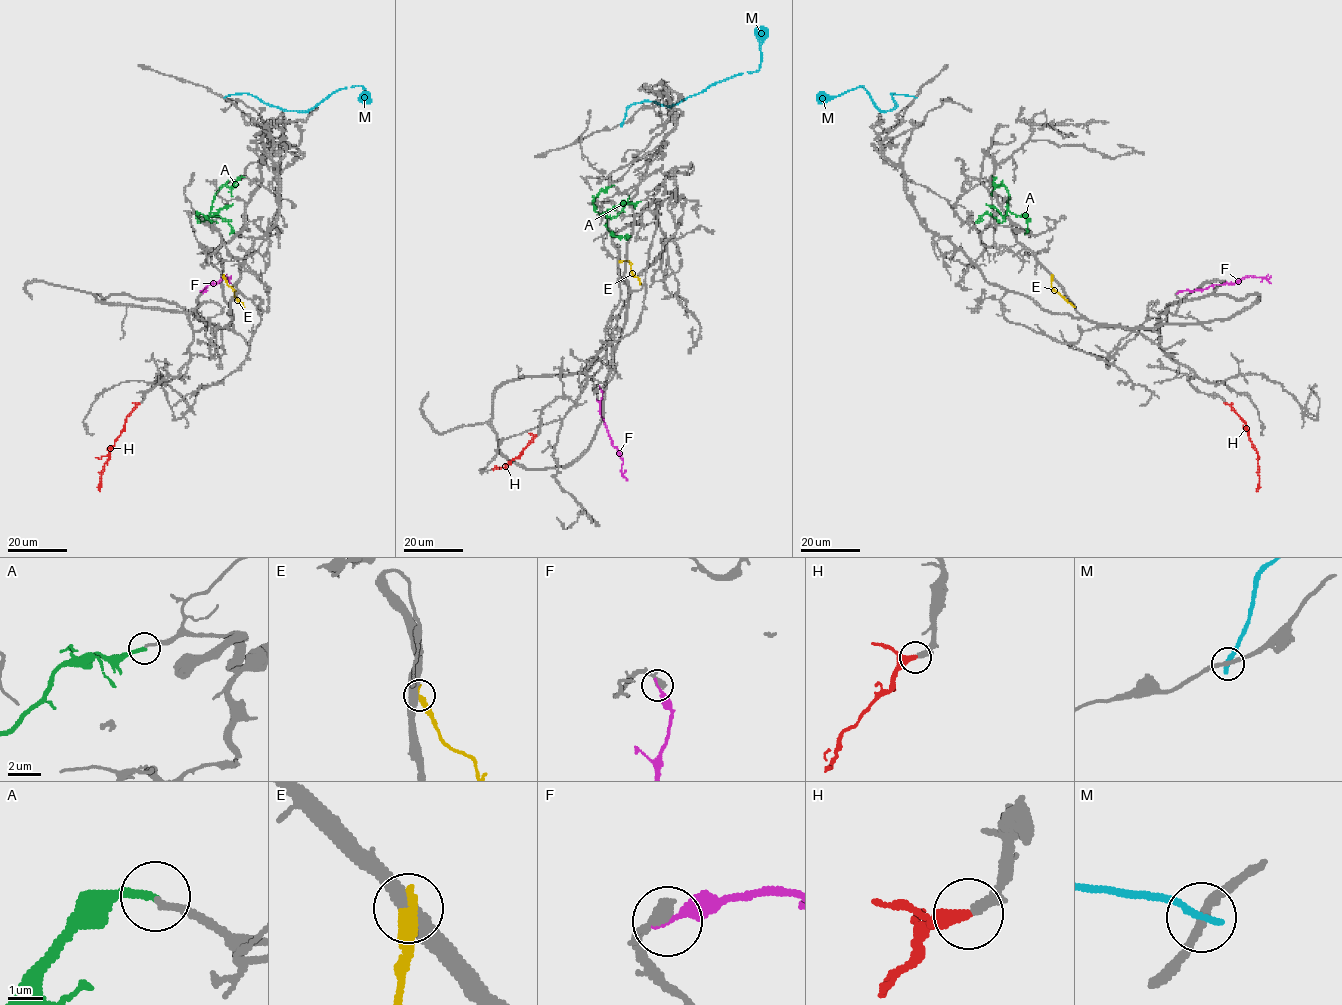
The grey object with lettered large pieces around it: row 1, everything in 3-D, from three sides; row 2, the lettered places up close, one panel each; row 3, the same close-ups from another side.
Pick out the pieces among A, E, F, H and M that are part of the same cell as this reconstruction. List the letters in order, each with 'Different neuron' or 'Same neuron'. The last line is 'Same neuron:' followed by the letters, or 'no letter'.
A: Same neuron
E: Different neuron
F: Different neuron
H: Same neuron
M: Different neuron
Same neuron: A, H

